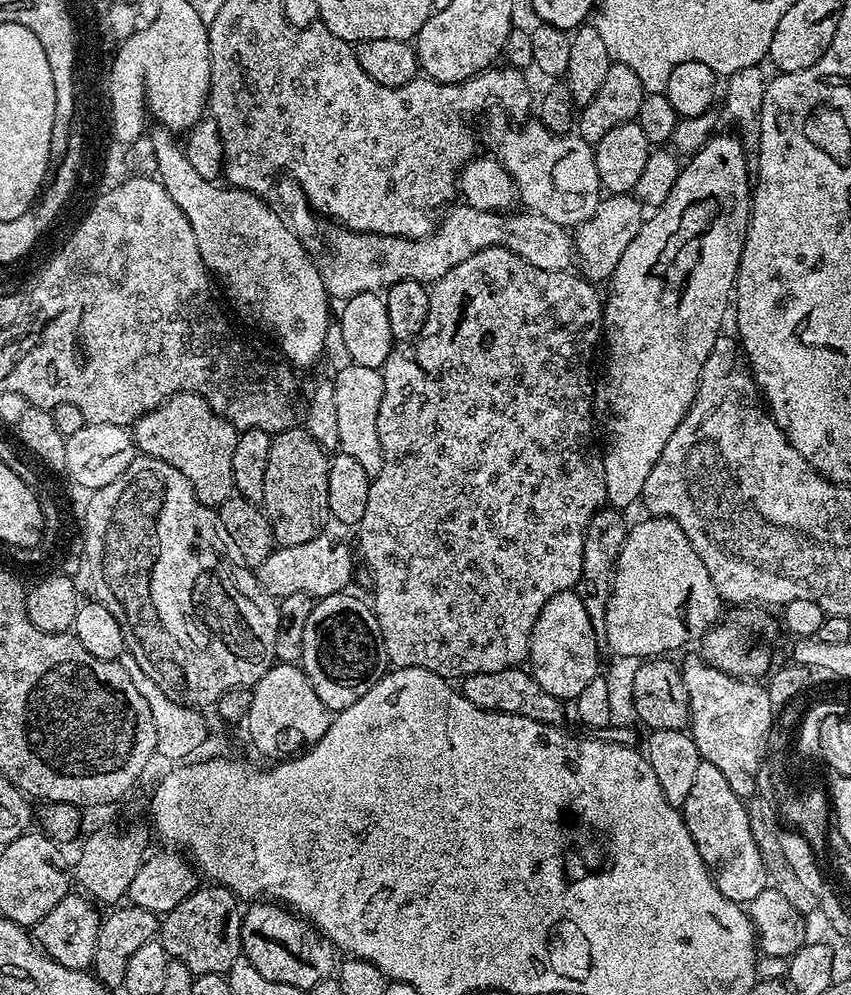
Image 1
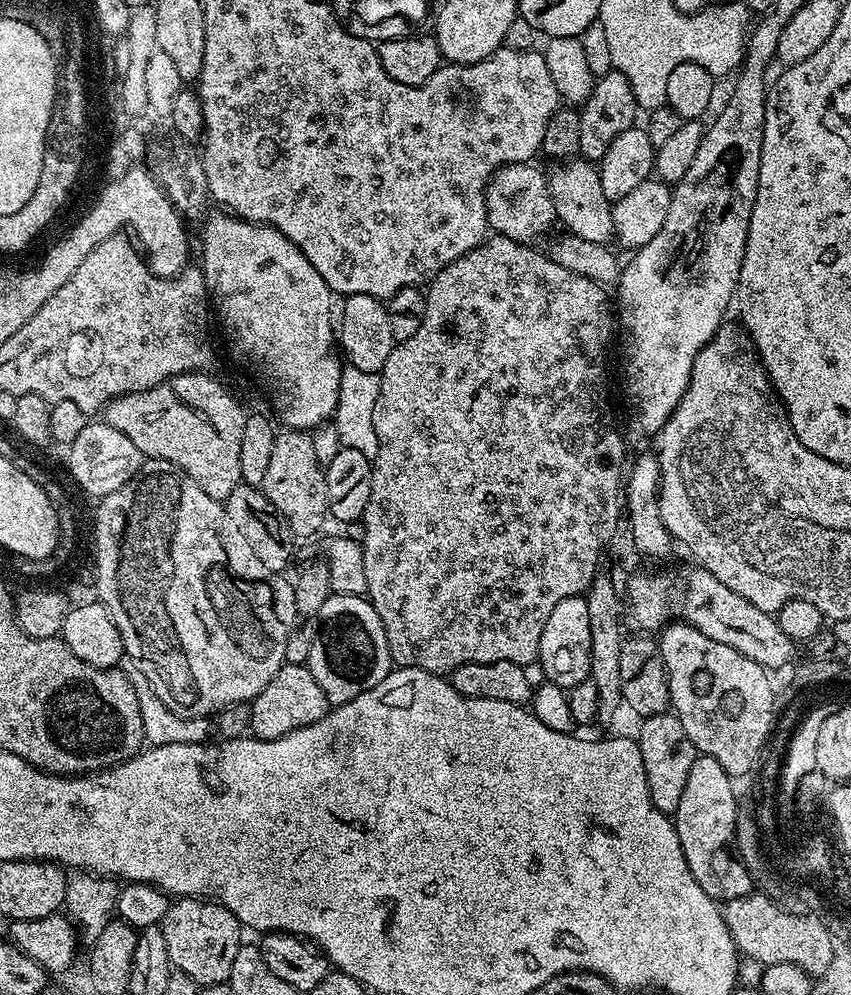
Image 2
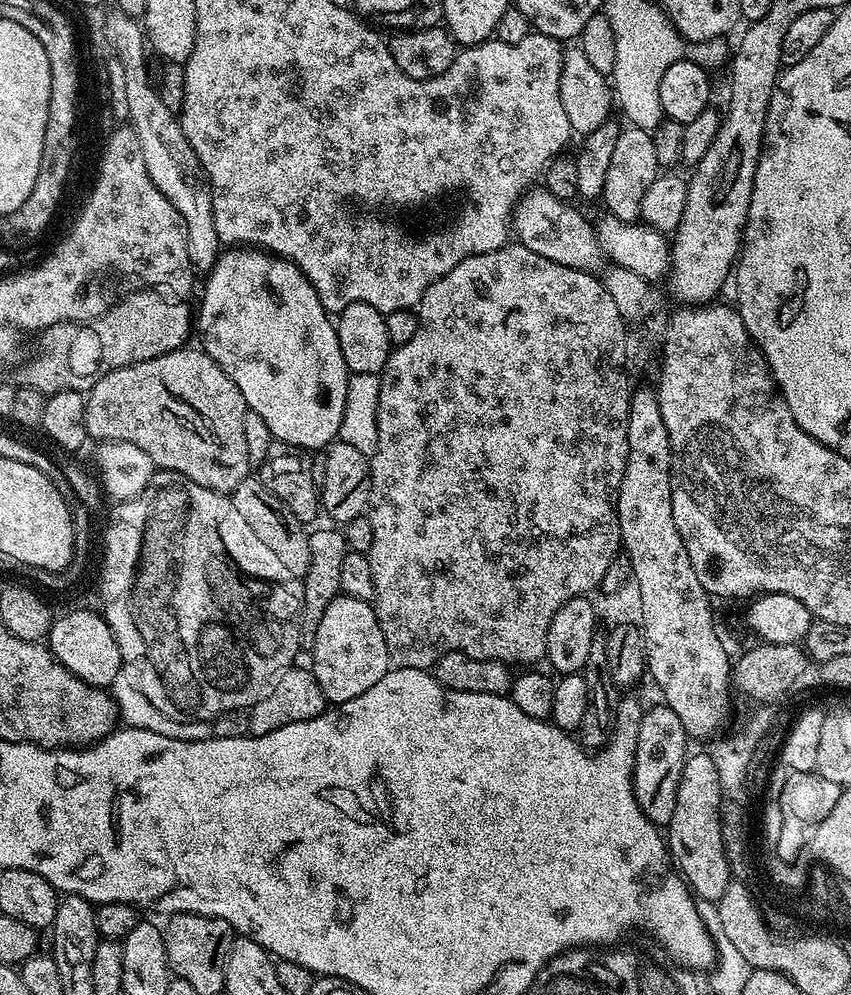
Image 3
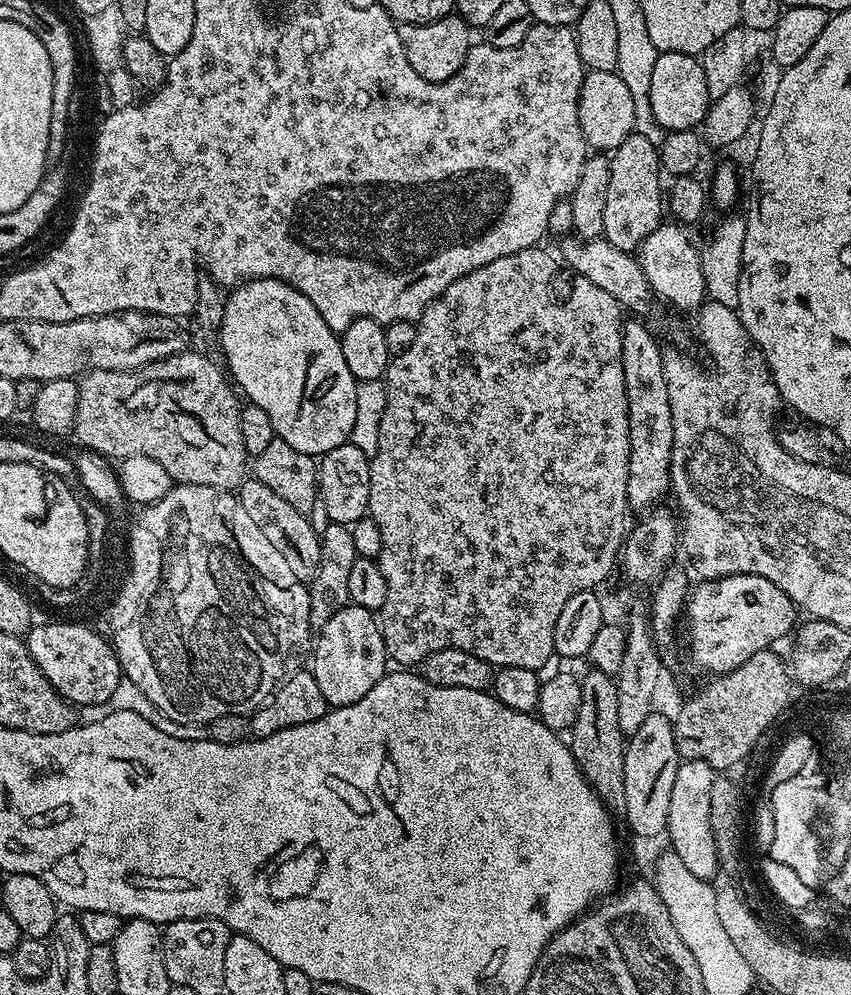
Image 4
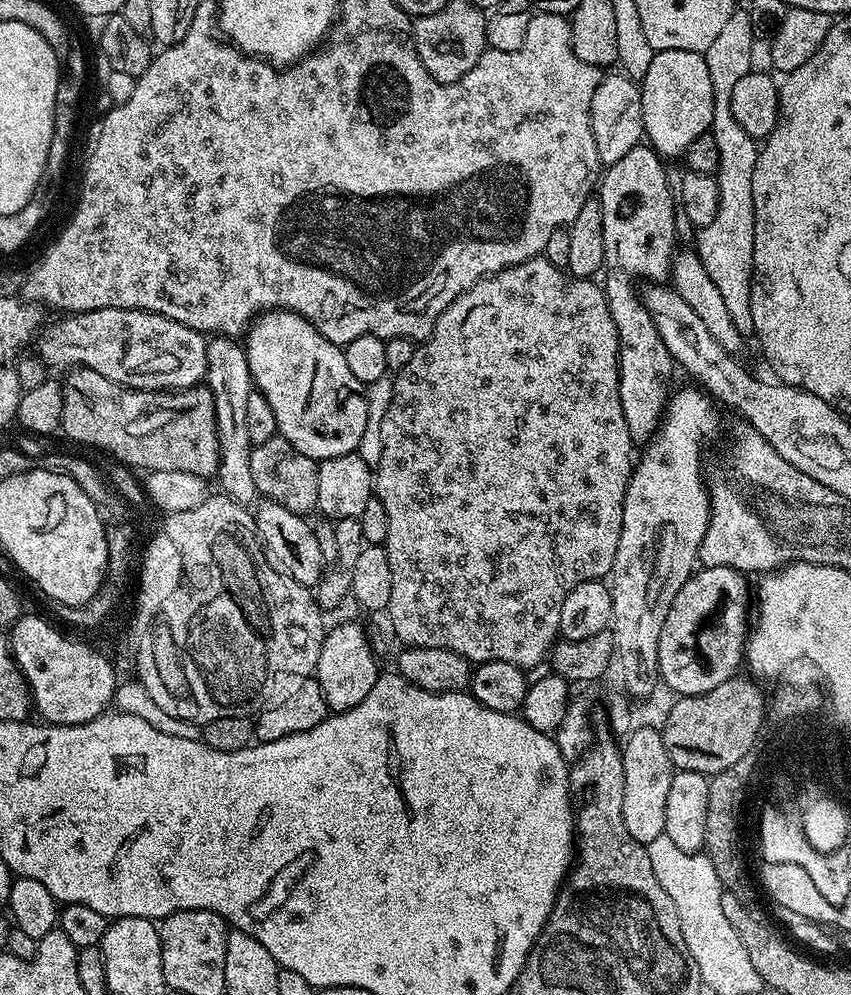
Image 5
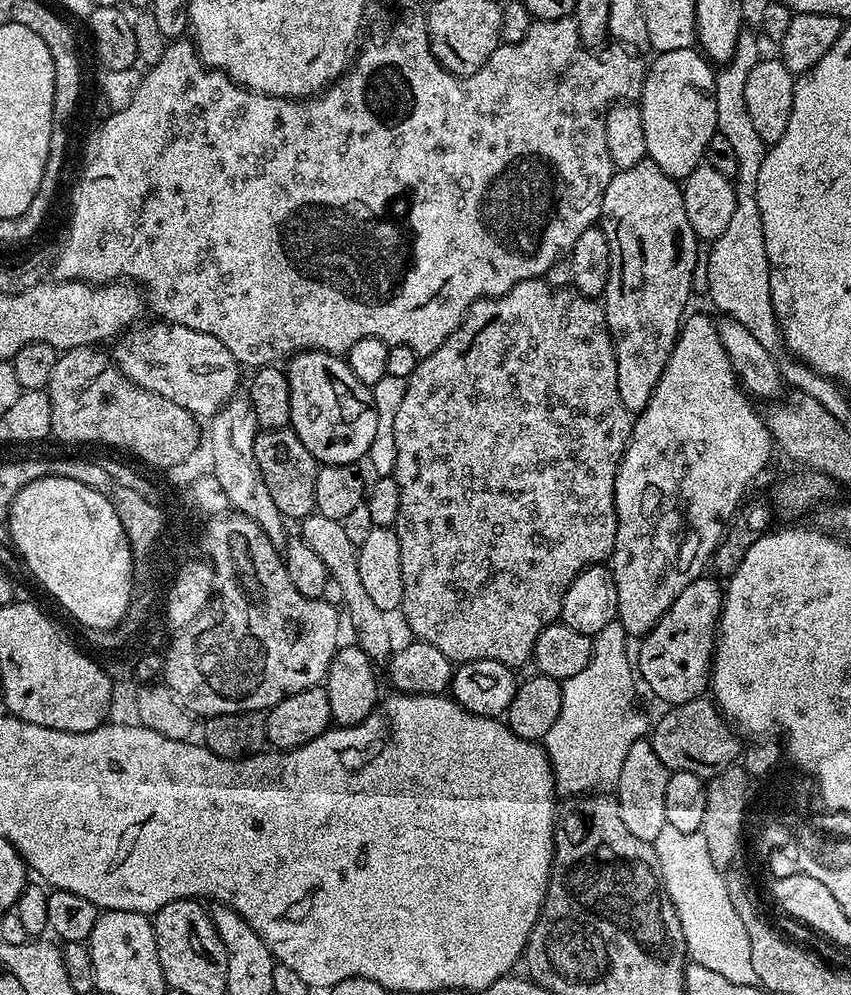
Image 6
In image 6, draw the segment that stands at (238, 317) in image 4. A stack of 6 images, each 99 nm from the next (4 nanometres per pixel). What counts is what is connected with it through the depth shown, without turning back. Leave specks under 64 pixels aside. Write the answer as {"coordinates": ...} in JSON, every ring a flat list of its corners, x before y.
{"coordinates":[[315,350,298,352,287,361,286,375,290,394,288,423,292,431,298,434,298,438,302,438,302,446,306,446,306,450,310,450,310,454,321,465,352,466,357,463,355,460,363,461,370,450,370,442,374,442,374,434,378,430,378,410,374,406,371,387,354,378,354,370,350,370,347,359,341,358,335,352]]}

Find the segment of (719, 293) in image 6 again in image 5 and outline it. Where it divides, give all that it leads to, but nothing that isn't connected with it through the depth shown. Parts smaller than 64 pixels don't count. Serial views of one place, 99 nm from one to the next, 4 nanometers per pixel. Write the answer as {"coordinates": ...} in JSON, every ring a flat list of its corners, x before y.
{"coordinates":[[738,10,730,14,726,27,702,53,706,70,710,70,710,84,714,86,716,103,710,131,718,146,720,159,714,173,718,182,718,214,714,214,714,222,710,222,710,226,695,233,694,244,694,251,702,266,706,266,706,274,710,274,714,286,718,286,722,299,726,302,726,310,730,310,730,318,734,318,734,326,738,326,740,335,745,338,753,335,754,326,750,290,754,266,754,166,758,140,757,137,746,134,742,125,732,117,732,95,734,86,738,86,741,78,746,78,746,74,753,71,752,47,755,44,758,44,758,37,754,34,748,13]]}

